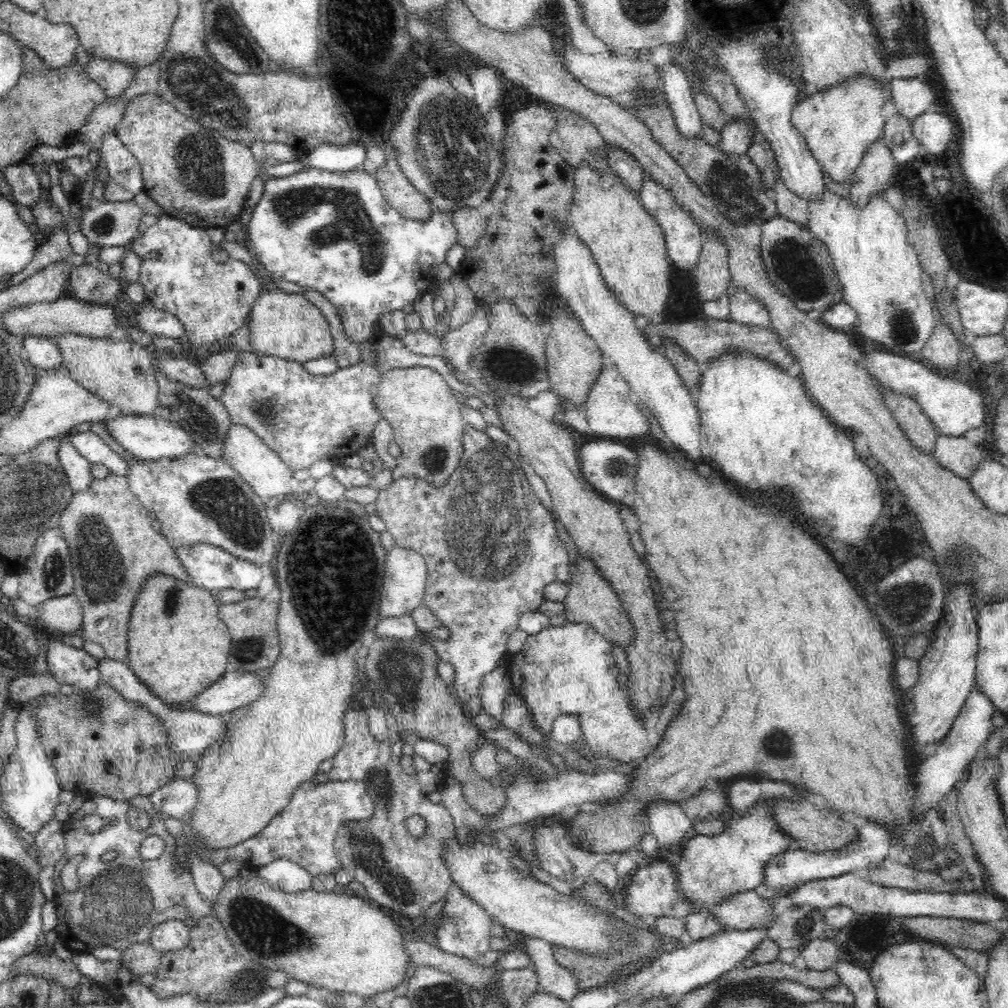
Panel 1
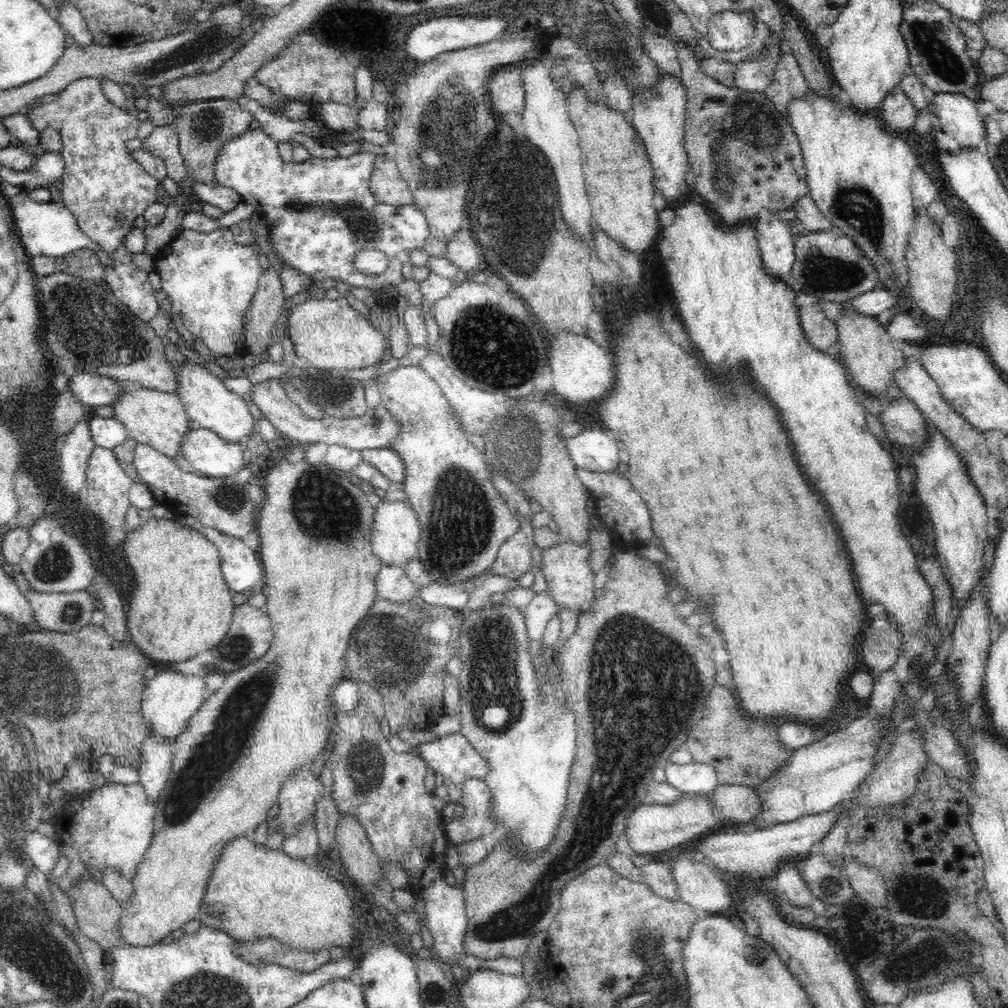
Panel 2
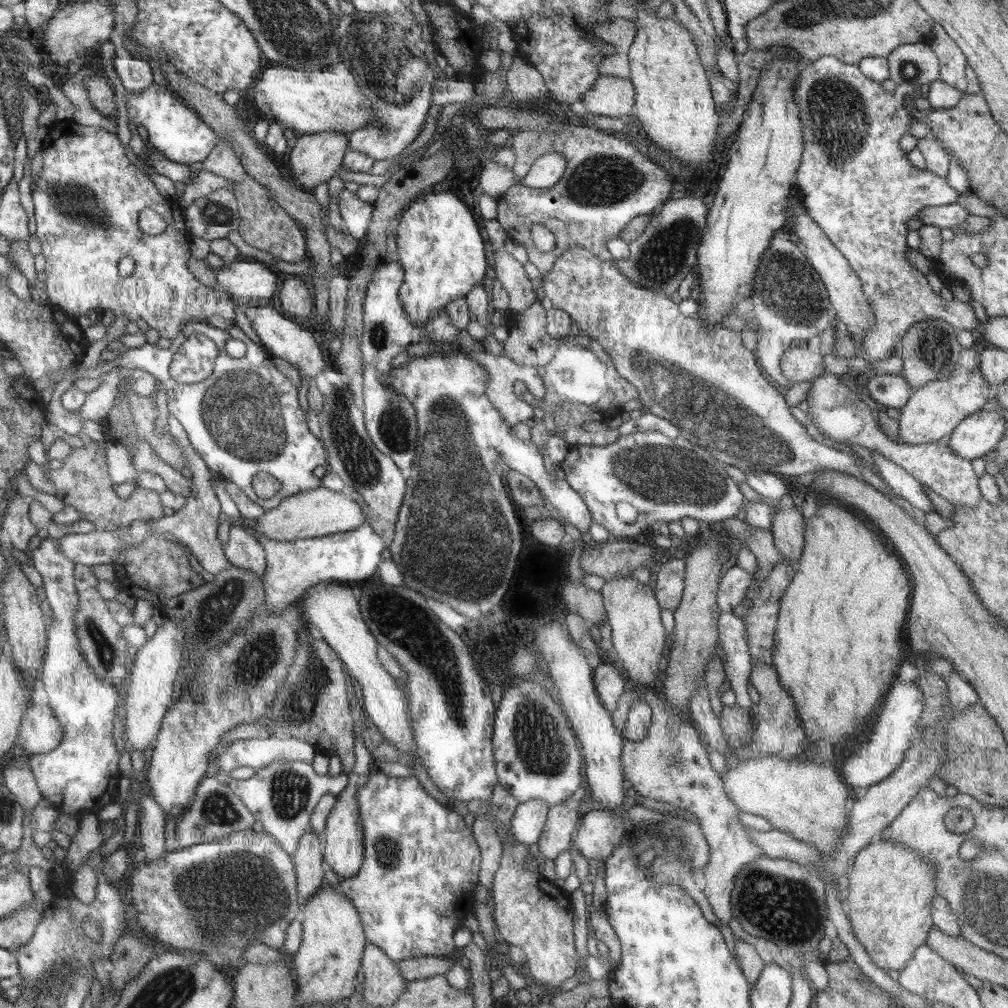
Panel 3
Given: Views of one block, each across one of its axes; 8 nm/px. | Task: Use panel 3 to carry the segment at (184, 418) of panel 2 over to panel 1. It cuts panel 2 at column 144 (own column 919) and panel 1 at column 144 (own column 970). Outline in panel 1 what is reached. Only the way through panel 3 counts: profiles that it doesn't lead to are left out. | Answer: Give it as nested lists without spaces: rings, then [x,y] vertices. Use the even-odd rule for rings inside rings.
[[[64,333],[54,338],[60,349],[63,366],[70,371],[74,381],[87,388],[93,395],[100,397],[108,406],[116,406],[124,415],[152,415],[157,414],[159,408],[159,388],[156,380],[155,357],[153,348],[144,348],[140,343],[128,340],[121,336],[94,339],[82,335]]]

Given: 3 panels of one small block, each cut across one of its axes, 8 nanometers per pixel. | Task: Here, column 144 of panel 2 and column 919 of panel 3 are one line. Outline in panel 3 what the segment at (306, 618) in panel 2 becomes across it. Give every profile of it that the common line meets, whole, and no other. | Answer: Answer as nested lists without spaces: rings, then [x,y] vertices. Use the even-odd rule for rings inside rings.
[[[876,838],[856,853],[854,869],[852,873],[846,874],[848,893],[844,905],[848,910],[847,916],[851,920],[854,936],[864,945],[874,964],[885,971],[907,968],[910,960],[914,958],[915,950],[926,944],[934,926],[932,904],[938,892],[936,880],[933,879],[935,872],[930,871],[930,868],[931,864],[914,849]]]

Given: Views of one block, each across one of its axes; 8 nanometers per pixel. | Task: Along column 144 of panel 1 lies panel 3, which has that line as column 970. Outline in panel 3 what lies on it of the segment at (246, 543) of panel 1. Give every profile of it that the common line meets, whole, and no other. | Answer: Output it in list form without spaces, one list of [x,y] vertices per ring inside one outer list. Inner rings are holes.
[[[818,377],[809,386],[808,400],[809,419],[822,434],[828,438],[842,442],[849,447],[860,444],[870,452],[878,452],[886,460],[898,464],[908,474],[912,474],[918,482],[934,490],[942,498],[956,507],[976,507],[982,501],[979,489],[979,477],[972,469],[972,461],[956,456],[949,447],[949,438],[942,438],[939,442],[909,445],[890,440],[874,422],[872,410],[856,392],[842,382],[840,378]]]

